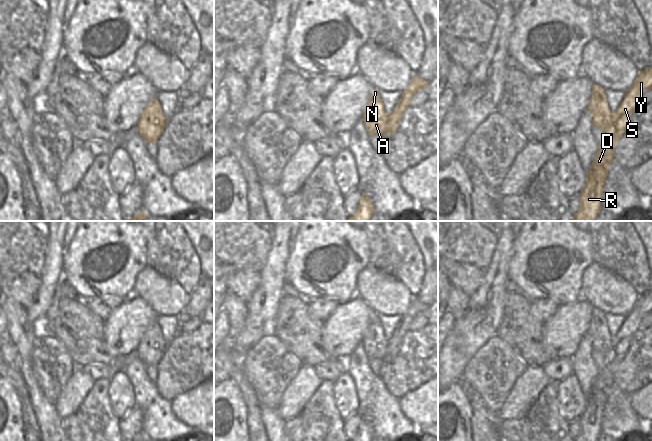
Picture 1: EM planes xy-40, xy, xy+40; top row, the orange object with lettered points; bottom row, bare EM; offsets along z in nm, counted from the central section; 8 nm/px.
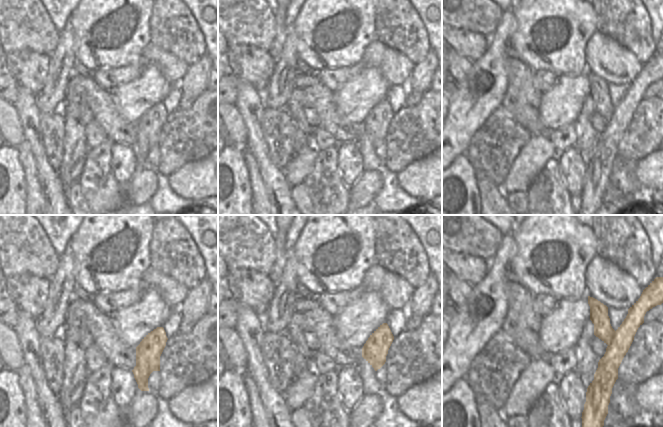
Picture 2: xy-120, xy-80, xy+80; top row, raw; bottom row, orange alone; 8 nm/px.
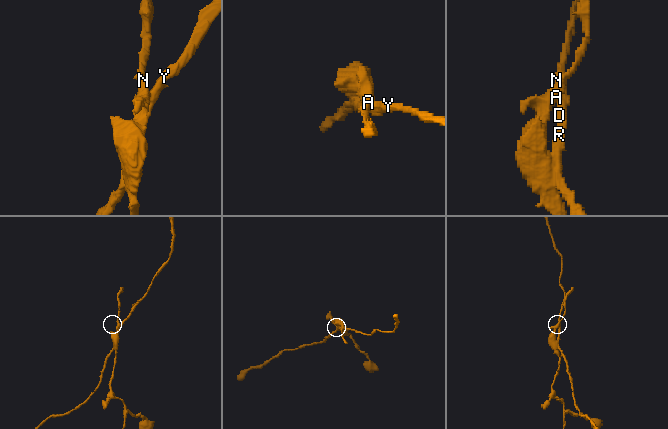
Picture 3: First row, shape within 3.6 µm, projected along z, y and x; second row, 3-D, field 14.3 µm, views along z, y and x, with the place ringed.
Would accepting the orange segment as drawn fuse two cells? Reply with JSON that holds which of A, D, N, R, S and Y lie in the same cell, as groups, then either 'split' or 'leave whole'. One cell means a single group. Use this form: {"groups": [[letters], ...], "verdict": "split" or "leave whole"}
{"groups": [["A", "N"], ["D", "R", "S", "Y"]], "verdict": "split"}

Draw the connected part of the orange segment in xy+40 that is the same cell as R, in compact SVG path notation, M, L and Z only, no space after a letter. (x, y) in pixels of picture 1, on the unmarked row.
M652 291L640 295L634 308L612 337L610 350L604 355L602 368L586 397L586 408L580 416L580 432L573 441L596 441L602 433L600 426L604 416L604 408L608 400L608 392L614 387L614 374L624 358L632 340L638 331L642 318L652 312Z

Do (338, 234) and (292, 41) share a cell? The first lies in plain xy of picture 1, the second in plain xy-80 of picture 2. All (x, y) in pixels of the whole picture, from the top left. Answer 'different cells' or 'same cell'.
different cells

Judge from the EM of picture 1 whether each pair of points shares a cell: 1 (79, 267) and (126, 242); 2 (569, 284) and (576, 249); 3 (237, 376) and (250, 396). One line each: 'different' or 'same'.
1: same
2: same
3: same

